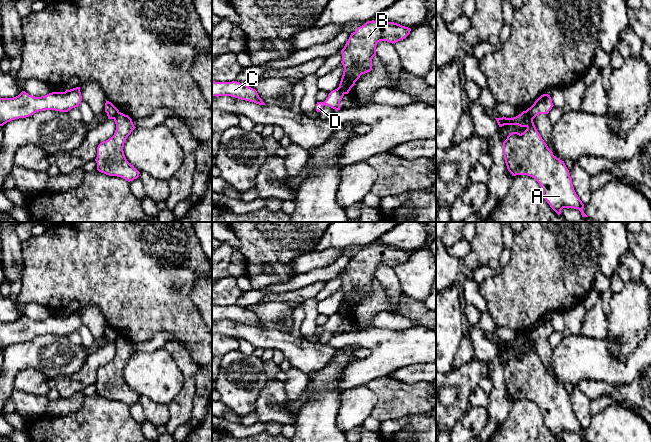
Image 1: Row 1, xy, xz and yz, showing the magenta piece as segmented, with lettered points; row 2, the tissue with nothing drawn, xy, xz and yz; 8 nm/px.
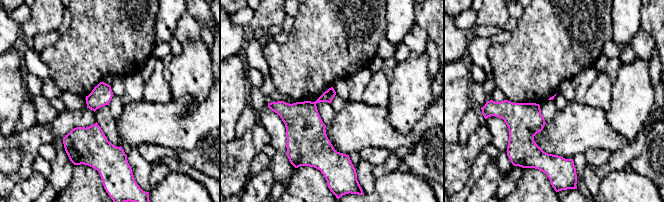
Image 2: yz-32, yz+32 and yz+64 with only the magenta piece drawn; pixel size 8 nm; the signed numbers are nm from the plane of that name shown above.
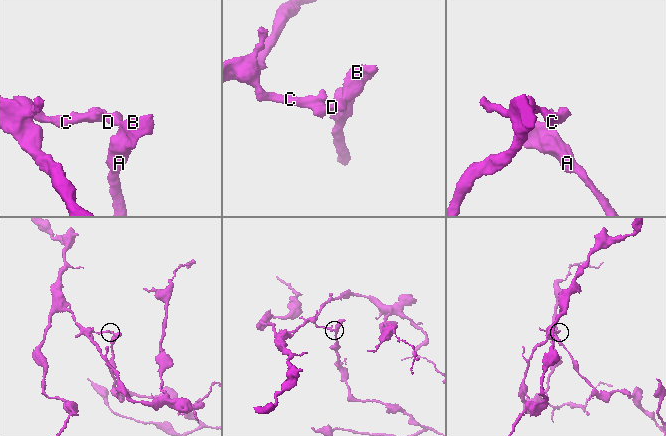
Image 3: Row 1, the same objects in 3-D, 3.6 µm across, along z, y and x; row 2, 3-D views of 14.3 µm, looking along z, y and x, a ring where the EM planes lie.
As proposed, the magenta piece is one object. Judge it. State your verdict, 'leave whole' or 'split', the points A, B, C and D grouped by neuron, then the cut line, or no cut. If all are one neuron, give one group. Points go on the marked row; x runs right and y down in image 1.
split | A B / C D | yz (525, 111), (533, 118)

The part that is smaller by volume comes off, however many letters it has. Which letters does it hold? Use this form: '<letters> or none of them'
A, B

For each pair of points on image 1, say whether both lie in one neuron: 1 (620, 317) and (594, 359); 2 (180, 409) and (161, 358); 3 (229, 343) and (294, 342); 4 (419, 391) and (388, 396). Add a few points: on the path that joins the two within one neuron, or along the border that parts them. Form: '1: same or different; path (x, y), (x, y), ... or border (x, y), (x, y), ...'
1: different; border (606, 338), (612, 341), (610, 353), (618, 359)
2: different; border (181, 373), (182, 388), (167, 405)
3: different; border (222, 333), (236, 339)
4: same; path (411, 396), (396, 396)

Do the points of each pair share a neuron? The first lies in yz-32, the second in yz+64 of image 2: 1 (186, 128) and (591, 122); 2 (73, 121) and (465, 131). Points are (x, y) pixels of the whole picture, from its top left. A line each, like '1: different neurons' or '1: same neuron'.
1: same neuron
2: different neurons

